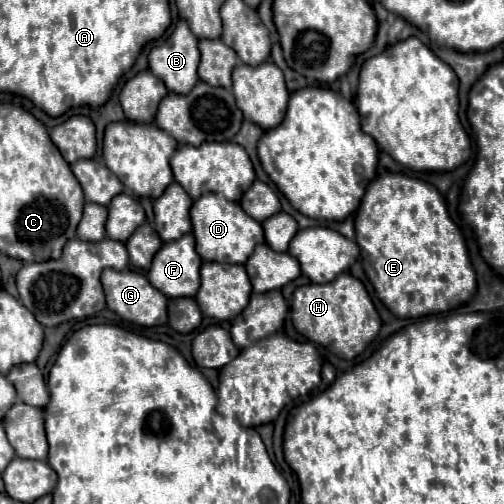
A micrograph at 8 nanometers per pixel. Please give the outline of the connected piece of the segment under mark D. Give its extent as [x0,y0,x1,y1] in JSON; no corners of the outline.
[191,194,263,264]

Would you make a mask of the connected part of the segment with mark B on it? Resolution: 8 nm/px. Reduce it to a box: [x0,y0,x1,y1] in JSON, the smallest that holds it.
[149,20,199,92]

